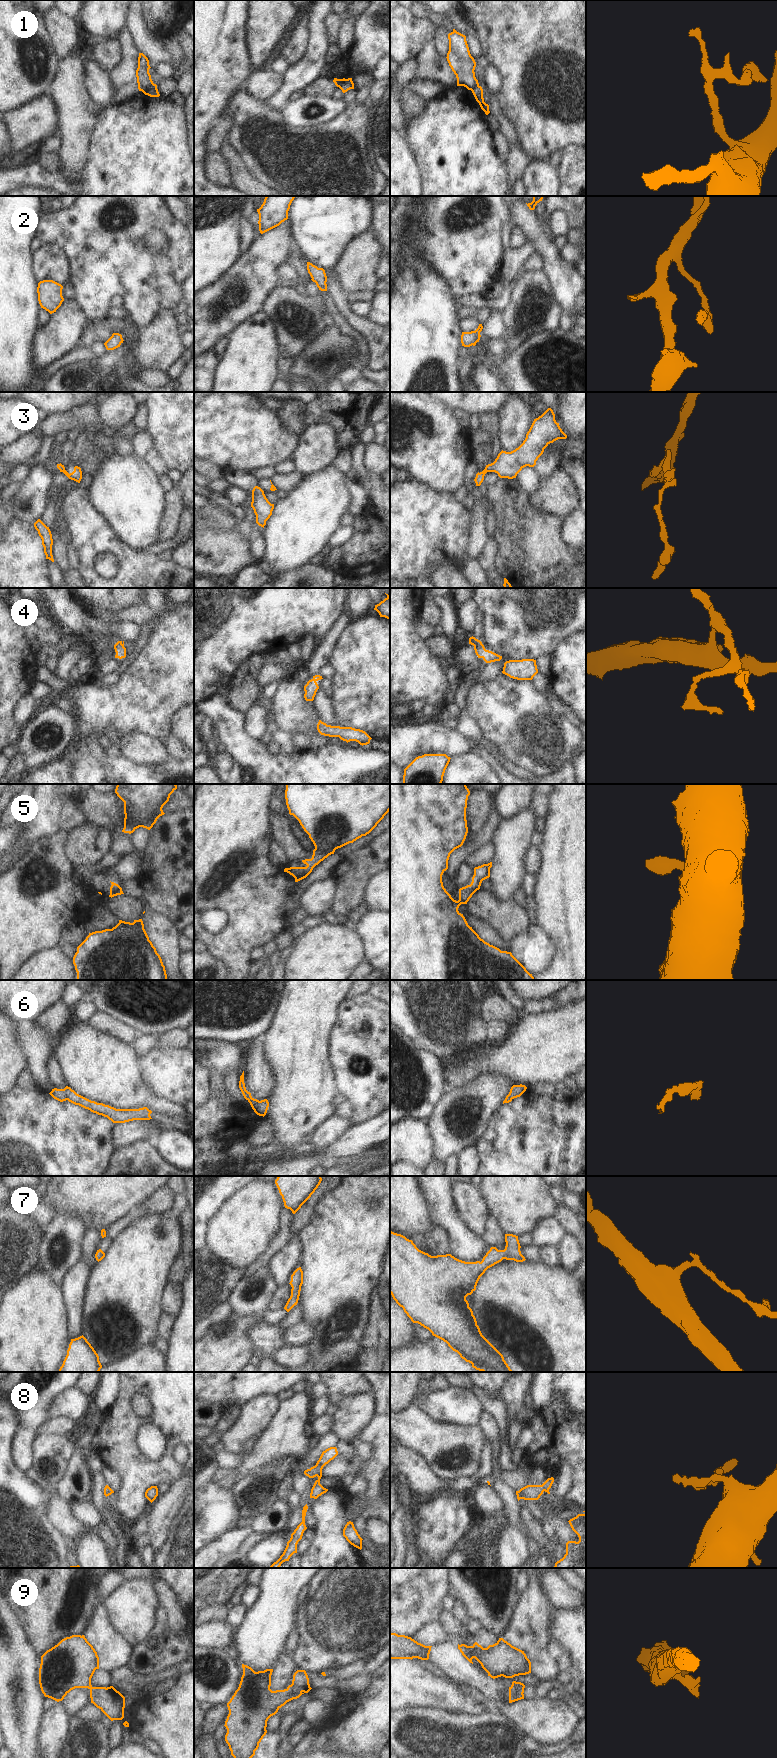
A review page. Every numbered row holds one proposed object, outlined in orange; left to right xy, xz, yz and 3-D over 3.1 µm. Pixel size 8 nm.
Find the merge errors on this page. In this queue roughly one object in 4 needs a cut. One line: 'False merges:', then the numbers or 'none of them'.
False merges: 1, 3

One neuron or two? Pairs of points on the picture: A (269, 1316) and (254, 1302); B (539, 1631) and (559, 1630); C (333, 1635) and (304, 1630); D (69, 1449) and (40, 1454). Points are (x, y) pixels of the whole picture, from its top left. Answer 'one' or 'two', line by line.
A: two
B: two
C: one
D: one

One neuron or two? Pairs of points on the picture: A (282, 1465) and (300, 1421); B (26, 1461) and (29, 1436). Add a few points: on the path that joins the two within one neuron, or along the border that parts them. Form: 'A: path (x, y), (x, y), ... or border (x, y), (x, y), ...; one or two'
A: border (291, 1454), (277, 1456), (265, 1464); two
B: path (26, 1455), (26, 1442); one

